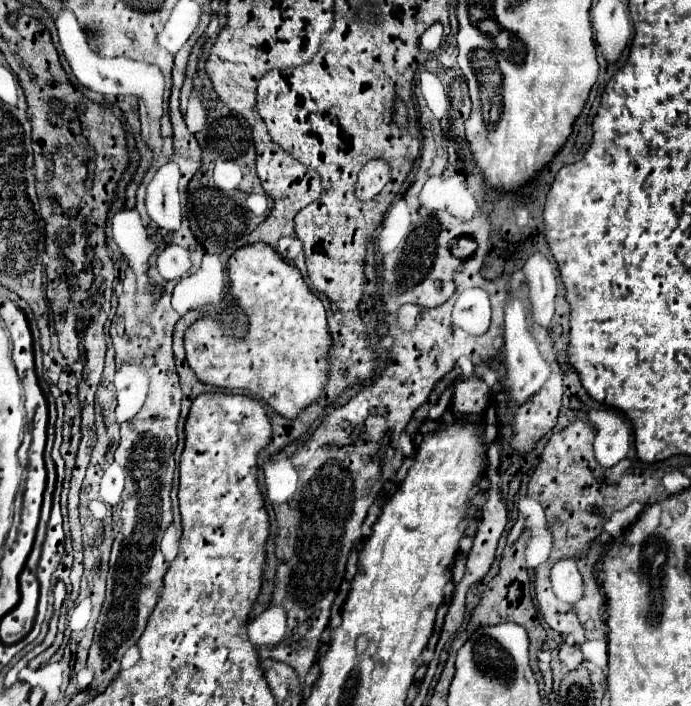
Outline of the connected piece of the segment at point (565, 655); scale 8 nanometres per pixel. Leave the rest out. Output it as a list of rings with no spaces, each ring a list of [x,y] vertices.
[[[563,644],[559,648],[559,660],[563,662],[563,666],[567,670],[575,670],[581,662],[583,662],[583,654],[577,646],[569,646],[569,644]]]

